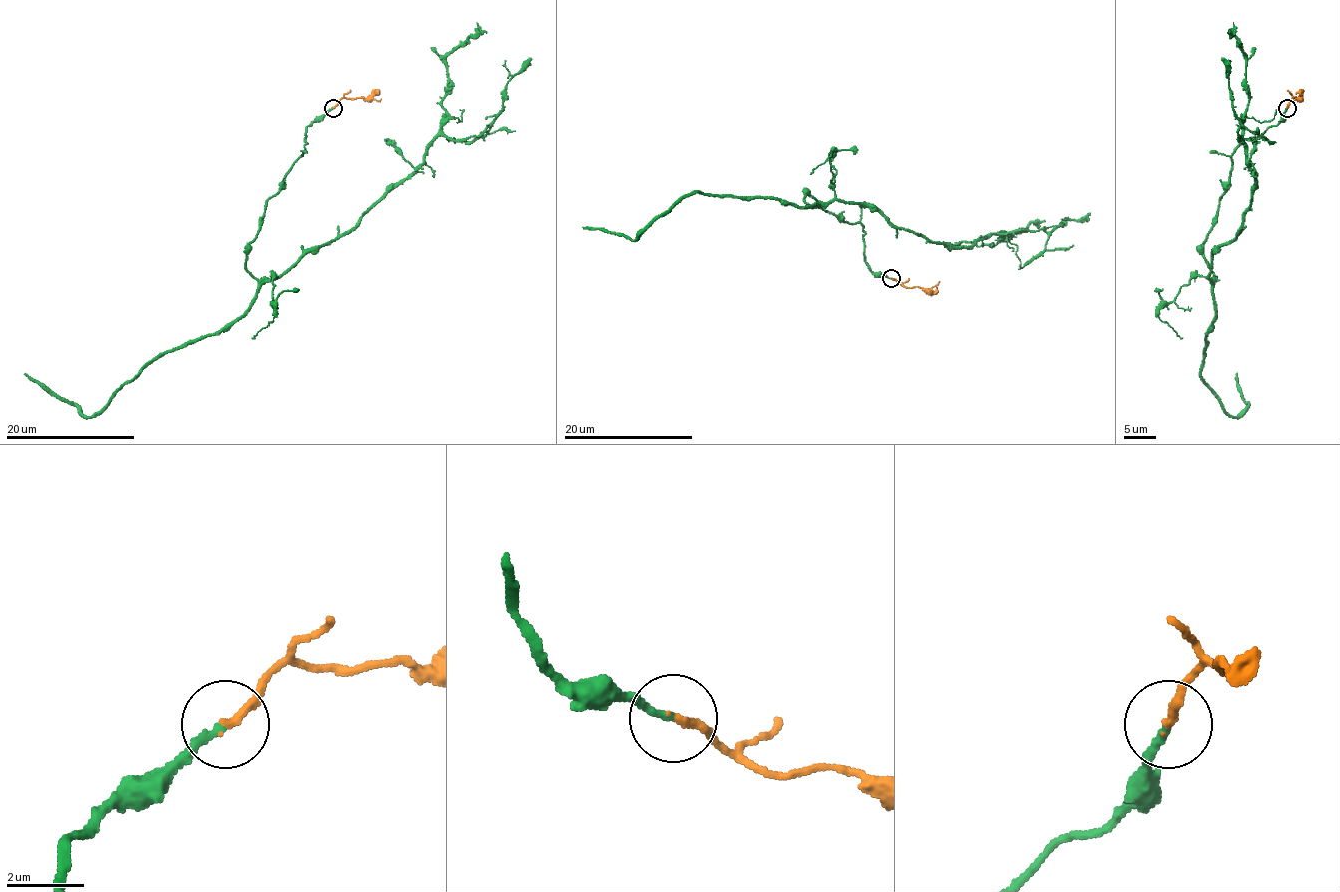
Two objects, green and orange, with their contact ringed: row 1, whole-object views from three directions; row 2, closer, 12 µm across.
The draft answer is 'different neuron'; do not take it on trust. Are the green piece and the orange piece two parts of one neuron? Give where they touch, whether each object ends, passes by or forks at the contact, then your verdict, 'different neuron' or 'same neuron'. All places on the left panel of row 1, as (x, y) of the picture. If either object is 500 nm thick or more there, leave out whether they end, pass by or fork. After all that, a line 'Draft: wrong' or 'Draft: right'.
(333, 108) | green ends | orange ends | same neuron
Draft: wrong

